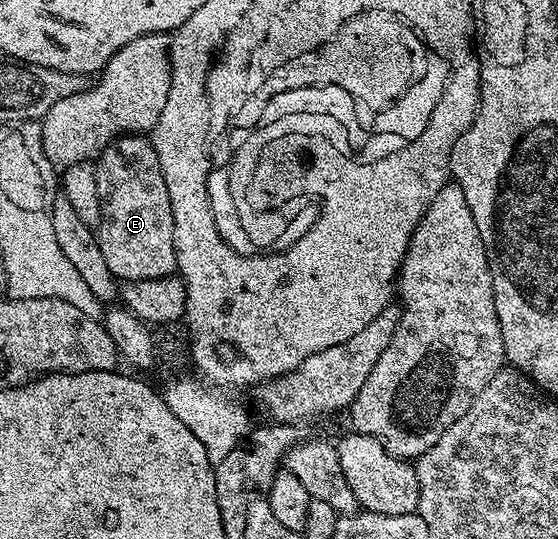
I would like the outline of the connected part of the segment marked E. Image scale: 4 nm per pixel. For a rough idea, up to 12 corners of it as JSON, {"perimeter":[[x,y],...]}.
{"perimeter":[[120,135],[95,161],[98,246],[117,281],[177,271],[158,154]]}

